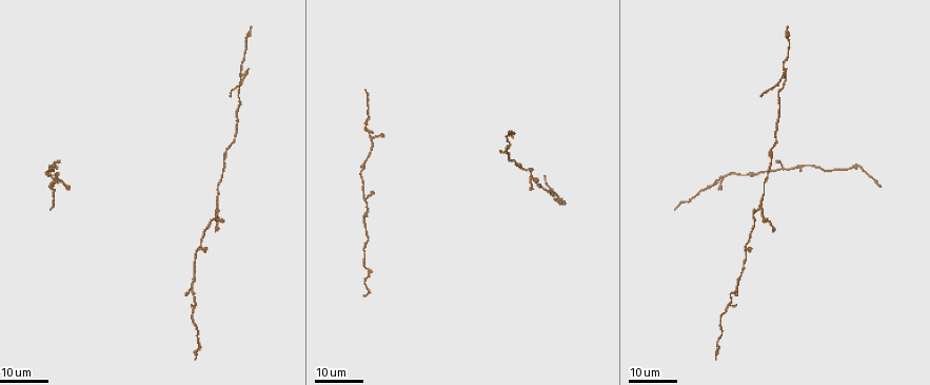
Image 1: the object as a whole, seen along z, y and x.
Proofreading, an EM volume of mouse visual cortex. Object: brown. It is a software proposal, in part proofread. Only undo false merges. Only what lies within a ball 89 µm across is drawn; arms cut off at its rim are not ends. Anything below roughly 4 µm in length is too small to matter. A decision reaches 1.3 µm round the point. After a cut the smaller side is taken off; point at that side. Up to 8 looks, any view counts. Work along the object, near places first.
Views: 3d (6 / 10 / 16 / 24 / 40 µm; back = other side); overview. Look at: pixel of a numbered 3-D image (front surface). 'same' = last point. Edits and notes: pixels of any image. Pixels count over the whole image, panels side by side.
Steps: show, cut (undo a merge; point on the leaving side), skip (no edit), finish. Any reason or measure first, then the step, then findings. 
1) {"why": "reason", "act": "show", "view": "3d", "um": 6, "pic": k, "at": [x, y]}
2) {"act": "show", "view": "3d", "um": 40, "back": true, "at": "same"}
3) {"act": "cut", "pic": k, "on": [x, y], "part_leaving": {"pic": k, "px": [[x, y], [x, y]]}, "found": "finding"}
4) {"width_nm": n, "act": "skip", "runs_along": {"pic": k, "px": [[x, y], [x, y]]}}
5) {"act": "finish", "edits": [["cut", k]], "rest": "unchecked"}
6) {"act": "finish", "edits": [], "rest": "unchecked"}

{"why": "three-way junction", "act": "show", "view": "3d", "um": 24, "pic": 1, "at": [58, 177]}

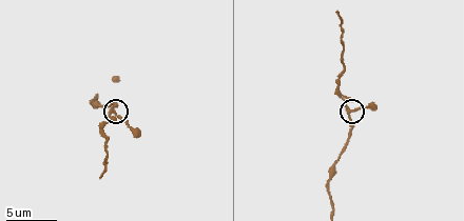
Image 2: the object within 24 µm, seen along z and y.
{"why": "zoom in", "act": "show", "view": "3d", "um": 10, "pic": 2, "at": [349, 109]}

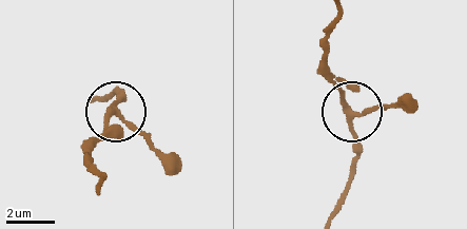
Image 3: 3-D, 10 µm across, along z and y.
{"width_nm": 200, "act": "skip", "found": "all the same cell"}

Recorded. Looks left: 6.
{"why": "calibre changes", "act": "show", "view": "3d", "um": 10, "pic": 2, "at": [328, 183]}

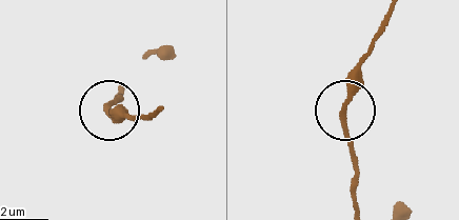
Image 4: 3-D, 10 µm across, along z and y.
{"act": "skip", "found": "continuous, no second cell"}

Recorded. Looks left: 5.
{"why": "looks like a crossing", "act": "show", "view": "3d", "um": 16, "pic": 1, "at": [557, 200]}

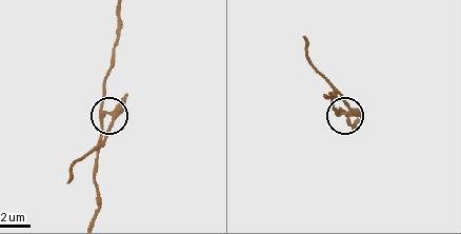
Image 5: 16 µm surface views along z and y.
{"act": "show", "view": "3d", "um": 10, "pic": 5, "at": [347, 112]}

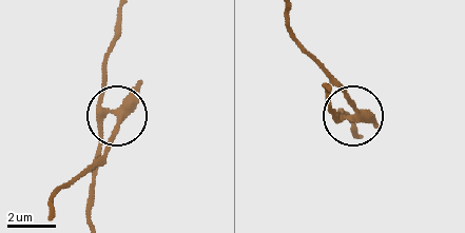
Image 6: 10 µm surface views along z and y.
{"width_nm": 320, "act": "cut", "pic": 6, "on": [112, 138], "part_leaving": {"pic": 6, "px": [[122, 115], [107, 149], [55, 195], [53, 209]]}, "found": "two cells meet here"}

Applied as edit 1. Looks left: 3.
{"why": "a narrow waist", "act": "show", "view": "3d", "um": 24, "pic": 1, "at": [237, 95]}

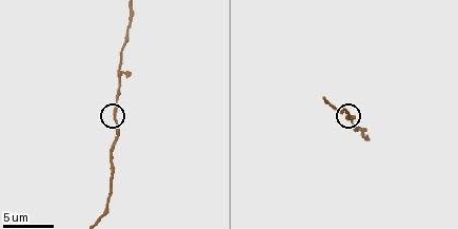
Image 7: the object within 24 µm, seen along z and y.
{"why": "closer look", "act": "show", "view": "3d", "um": 10, "pic": 7, "at": [113, 115]}

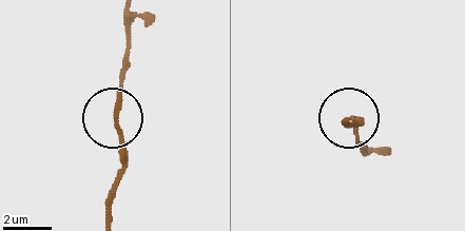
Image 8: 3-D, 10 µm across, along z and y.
{"act": "show", "view": "3d", "um": 10, "back": true, "pic": 8, "at": [118, 120]}

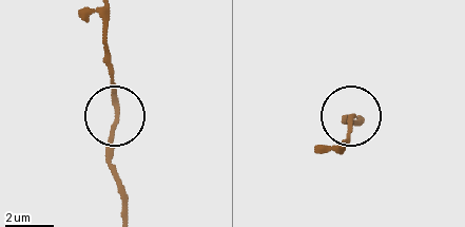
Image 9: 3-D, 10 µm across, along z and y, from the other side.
{"width_nm": 180, "act": "skip", "found": "all the same cell"}

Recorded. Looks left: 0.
{"act": "finish", "edits": [["cut", 6]], "rest": "unchecked"}

